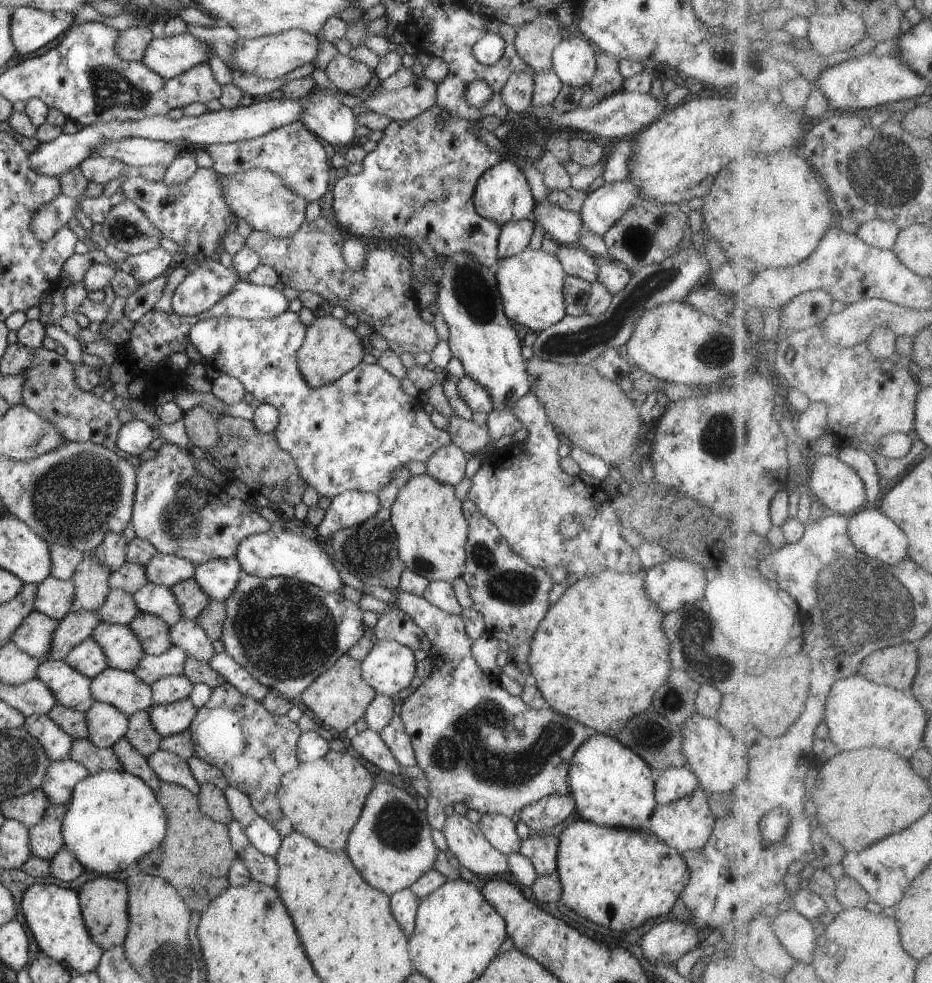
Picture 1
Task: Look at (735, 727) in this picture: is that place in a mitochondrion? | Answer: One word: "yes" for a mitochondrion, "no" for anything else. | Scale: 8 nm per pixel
no

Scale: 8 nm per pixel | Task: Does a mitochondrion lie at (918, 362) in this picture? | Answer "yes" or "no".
no

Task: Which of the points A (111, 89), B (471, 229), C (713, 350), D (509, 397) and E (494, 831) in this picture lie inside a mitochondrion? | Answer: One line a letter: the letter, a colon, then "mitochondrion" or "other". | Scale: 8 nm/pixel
A: mitochondrion
B: mitochondrion
C: mitochondrion
D: other
E: other

